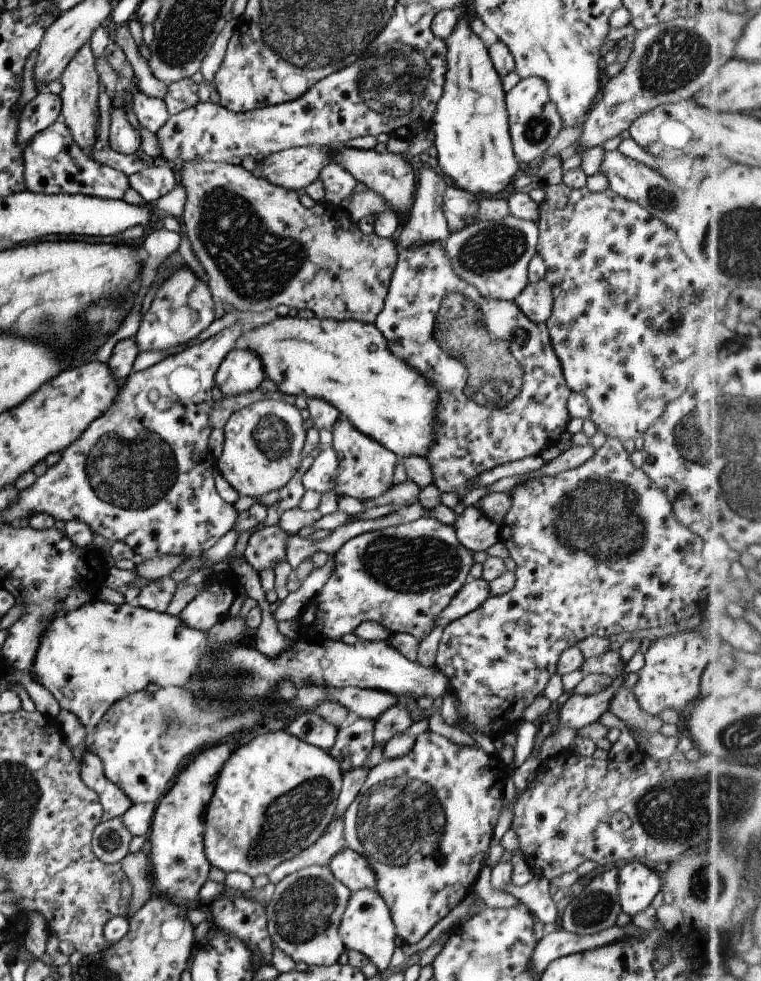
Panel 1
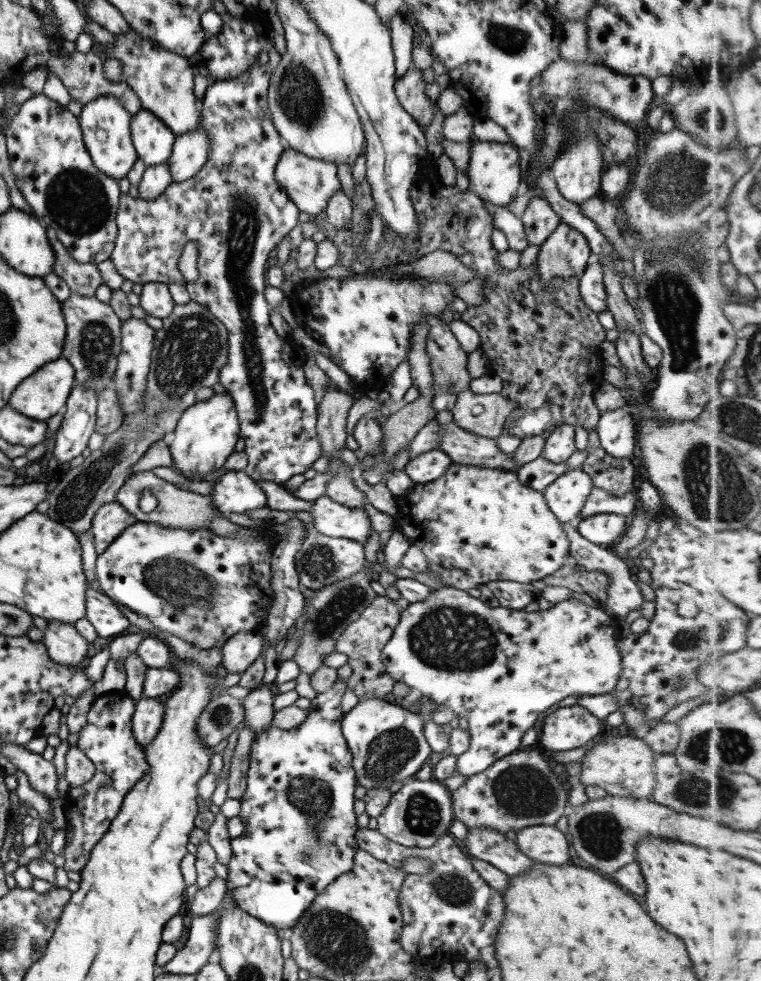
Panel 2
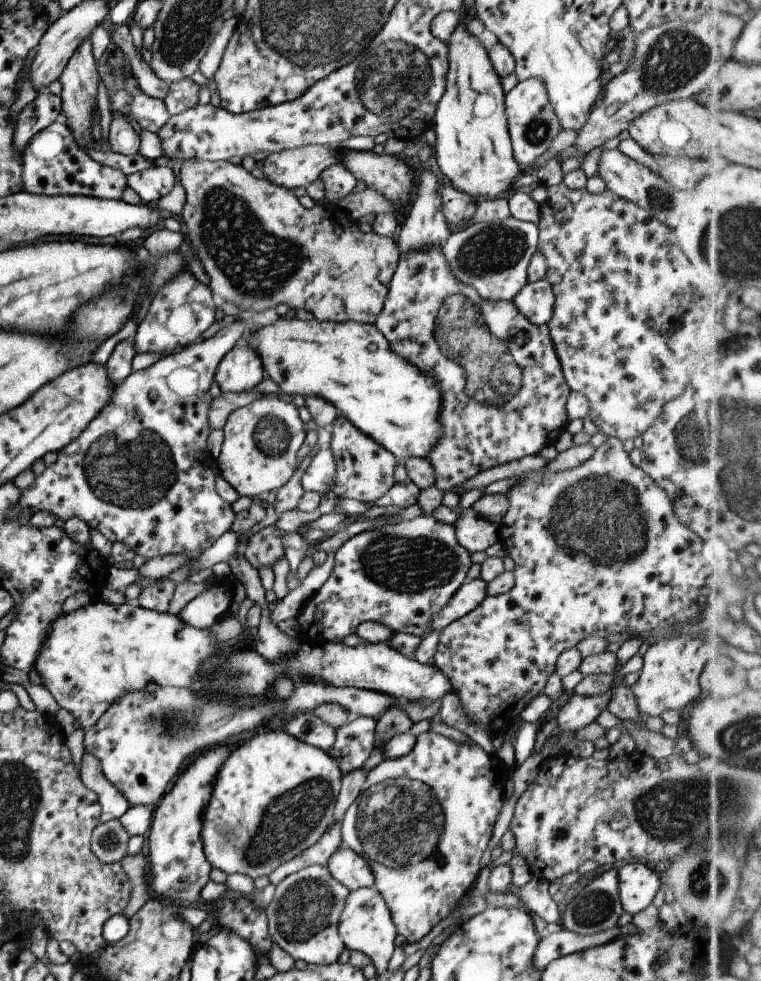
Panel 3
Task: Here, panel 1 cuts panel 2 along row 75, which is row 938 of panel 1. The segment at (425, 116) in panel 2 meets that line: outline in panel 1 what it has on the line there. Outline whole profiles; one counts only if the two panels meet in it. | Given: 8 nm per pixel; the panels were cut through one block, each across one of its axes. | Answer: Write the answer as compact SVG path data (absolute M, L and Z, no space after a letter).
M426 731L414 738L414 746L411 751L403 757L397 759L383 759L376 766L368 770L367 777L355 796L355 800L349 804L342 817L342 838L344 846L359 854L372 869L375 878L375 891L384 901L385 906L390 913L396 936L402 938L403 944L414 944L425 937L425 934L442 920L460 901L465 898L472 890L479 870L482 868L481 859L483 854L488 850L489 840L497 817L502 808L503 788L506 780L510 776L509 768L495 754L485 753L476 746L457 746L433 732Z

